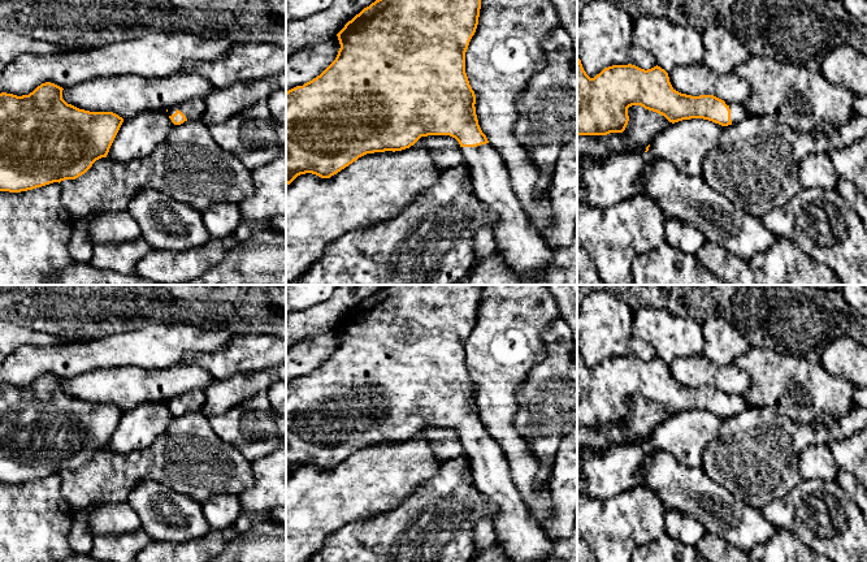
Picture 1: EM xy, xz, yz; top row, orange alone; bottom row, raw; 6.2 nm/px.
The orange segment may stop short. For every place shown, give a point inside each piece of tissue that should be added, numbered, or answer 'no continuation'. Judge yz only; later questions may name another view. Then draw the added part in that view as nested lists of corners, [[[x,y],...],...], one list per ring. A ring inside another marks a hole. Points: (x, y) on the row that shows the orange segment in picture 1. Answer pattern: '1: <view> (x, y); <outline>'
1: yz (738, 112); [[[738,103],[731,104],[729,109],[731,109],[732,124],[737,124],[747,117],[751,117],[751,114],[746,111],[744,104],[738,104]]]

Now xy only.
1: xy (193, 109); [[[194,98],[178,105],[174,105],[168,109],[168,116],[175,113],[175,111],[181,111],[187,120],[200,120],[204,112],[204,98]]]

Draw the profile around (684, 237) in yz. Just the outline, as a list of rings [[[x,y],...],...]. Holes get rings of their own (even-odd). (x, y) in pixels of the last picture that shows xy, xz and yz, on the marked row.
[[[676,219],[664,221],[664,241],[686,254],[695,255],[706,242],[702,232]]]

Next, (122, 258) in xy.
[[[143,238],[120,243],[100,243],[94,246],[88,263],[99,269],[136,274],[138,261],[149,252],[151,247]]]

